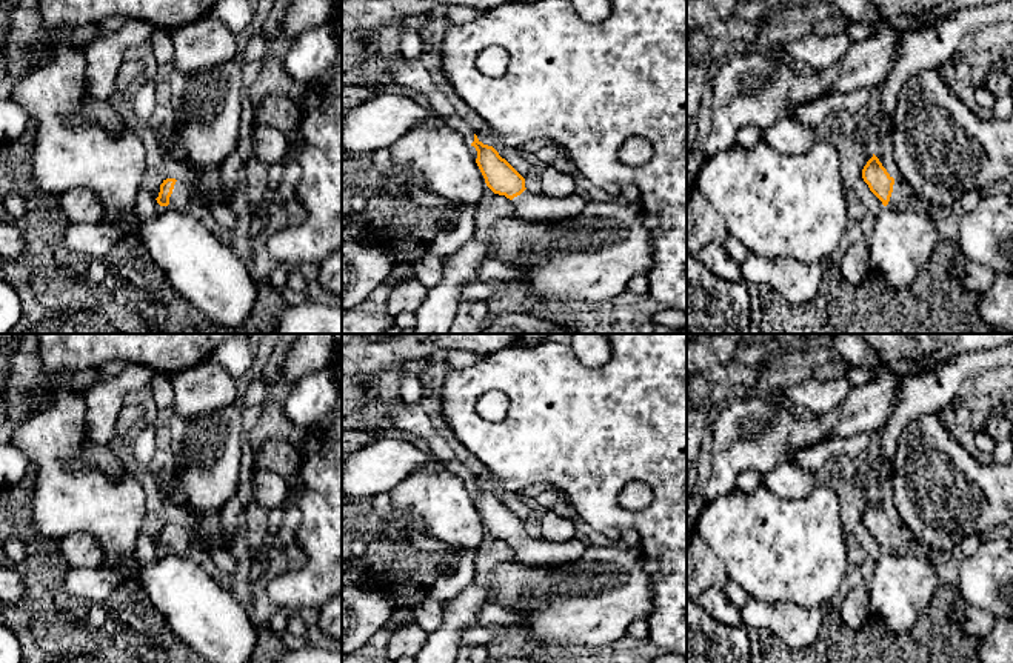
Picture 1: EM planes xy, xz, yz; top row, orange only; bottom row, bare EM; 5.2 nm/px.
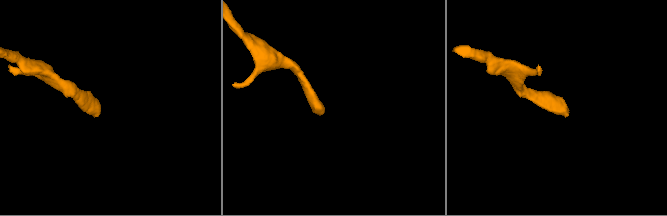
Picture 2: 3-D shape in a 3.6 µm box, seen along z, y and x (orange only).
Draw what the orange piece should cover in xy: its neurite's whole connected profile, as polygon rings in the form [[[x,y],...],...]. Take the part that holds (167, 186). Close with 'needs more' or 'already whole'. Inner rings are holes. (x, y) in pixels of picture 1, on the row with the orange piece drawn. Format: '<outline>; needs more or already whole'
[[[196,177],[192,182],[166,178],[160,185],[159,197],[160,206],[169,206],[177,211],[189,211],[189,206],[197,203],[209,209],[209,195],[203,189],[203,183]]]; needs more

